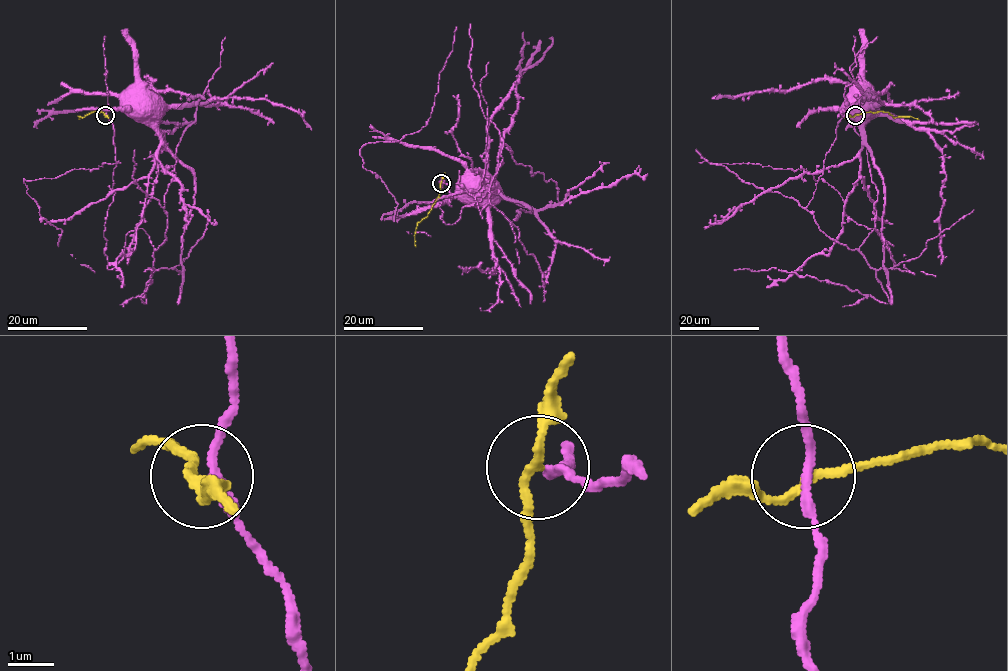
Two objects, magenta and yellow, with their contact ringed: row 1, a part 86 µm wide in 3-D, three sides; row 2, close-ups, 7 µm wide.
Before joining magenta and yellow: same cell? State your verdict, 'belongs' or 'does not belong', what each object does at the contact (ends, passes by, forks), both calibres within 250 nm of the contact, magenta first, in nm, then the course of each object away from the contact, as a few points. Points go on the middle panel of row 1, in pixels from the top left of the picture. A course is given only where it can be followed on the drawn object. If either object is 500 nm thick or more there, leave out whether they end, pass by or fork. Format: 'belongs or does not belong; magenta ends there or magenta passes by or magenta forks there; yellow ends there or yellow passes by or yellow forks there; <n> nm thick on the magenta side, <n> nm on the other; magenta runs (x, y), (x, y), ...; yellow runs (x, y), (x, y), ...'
does not belong; magenta passes by; yellow passes by; 170 nm thick on the magenta side, 170 nm on the other; magenta runs (442, 182), (453, 224), (491, 186), (500, 134), (512, 150), (496, 190), (477, 177); yellow runs (442, 182), (432, 209), (415, 228), (415, 247)

